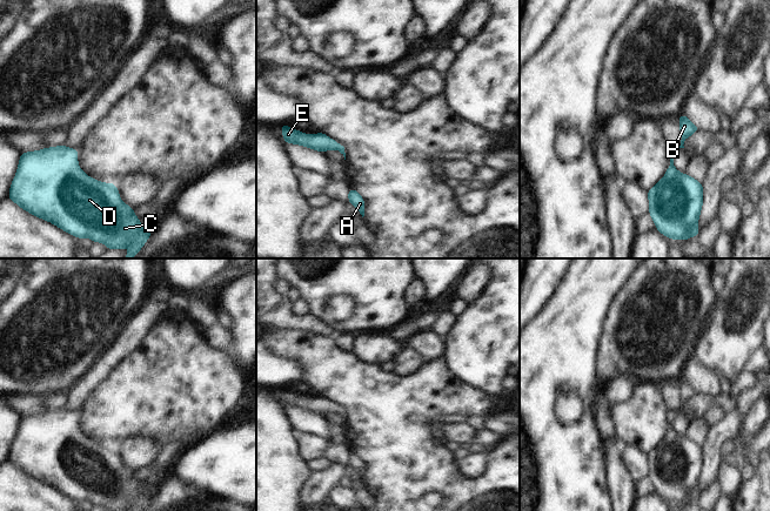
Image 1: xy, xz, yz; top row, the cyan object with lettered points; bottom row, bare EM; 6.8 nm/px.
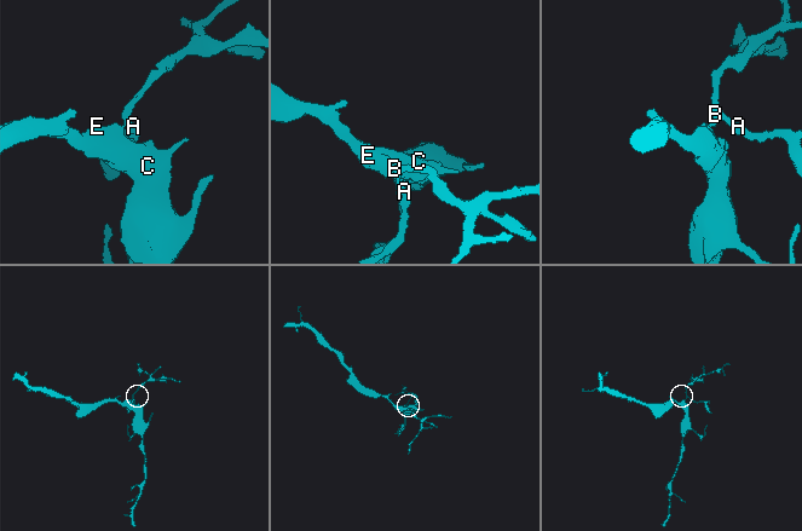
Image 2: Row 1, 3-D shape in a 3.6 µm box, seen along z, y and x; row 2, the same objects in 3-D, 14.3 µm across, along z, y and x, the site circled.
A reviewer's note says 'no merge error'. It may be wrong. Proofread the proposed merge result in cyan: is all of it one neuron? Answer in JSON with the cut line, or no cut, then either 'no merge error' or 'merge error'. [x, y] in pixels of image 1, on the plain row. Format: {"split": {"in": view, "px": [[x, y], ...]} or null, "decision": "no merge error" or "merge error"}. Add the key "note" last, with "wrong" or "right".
{"split": null, "decision": "no merge error", "note": "right"}

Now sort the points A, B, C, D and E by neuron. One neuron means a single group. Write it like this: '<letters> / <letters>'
A B C D E

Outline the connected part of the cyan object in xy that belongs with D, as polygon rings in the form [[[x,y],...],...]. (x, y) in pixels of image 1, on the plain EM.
[[[65,408],[20,417],[15,441],[8,462],[45,484],[52,485],[76,502],[89,500],[107,511],[142,511],[156,488],[156,483],[141,491],[132,471],[125,468],[115,446],[102,446],[86,438],[78,428],[79,412]]]

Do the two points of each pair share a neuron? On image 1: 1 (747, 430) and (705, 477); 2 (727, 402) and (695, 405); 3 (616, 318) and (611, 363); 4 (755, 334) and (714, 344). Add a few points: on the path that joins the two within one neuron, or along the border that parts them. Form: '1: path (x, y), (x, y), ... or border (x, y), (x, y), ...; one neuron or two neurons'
1: border (742, 424), (741, 431), (735, 439); two neurons
2: path (718, 402), (703, 402); one neuron
3: path (615, 329), (615, 353); one neuron
4: path (744, 334), (734, 336), (724, 344); one neuron

